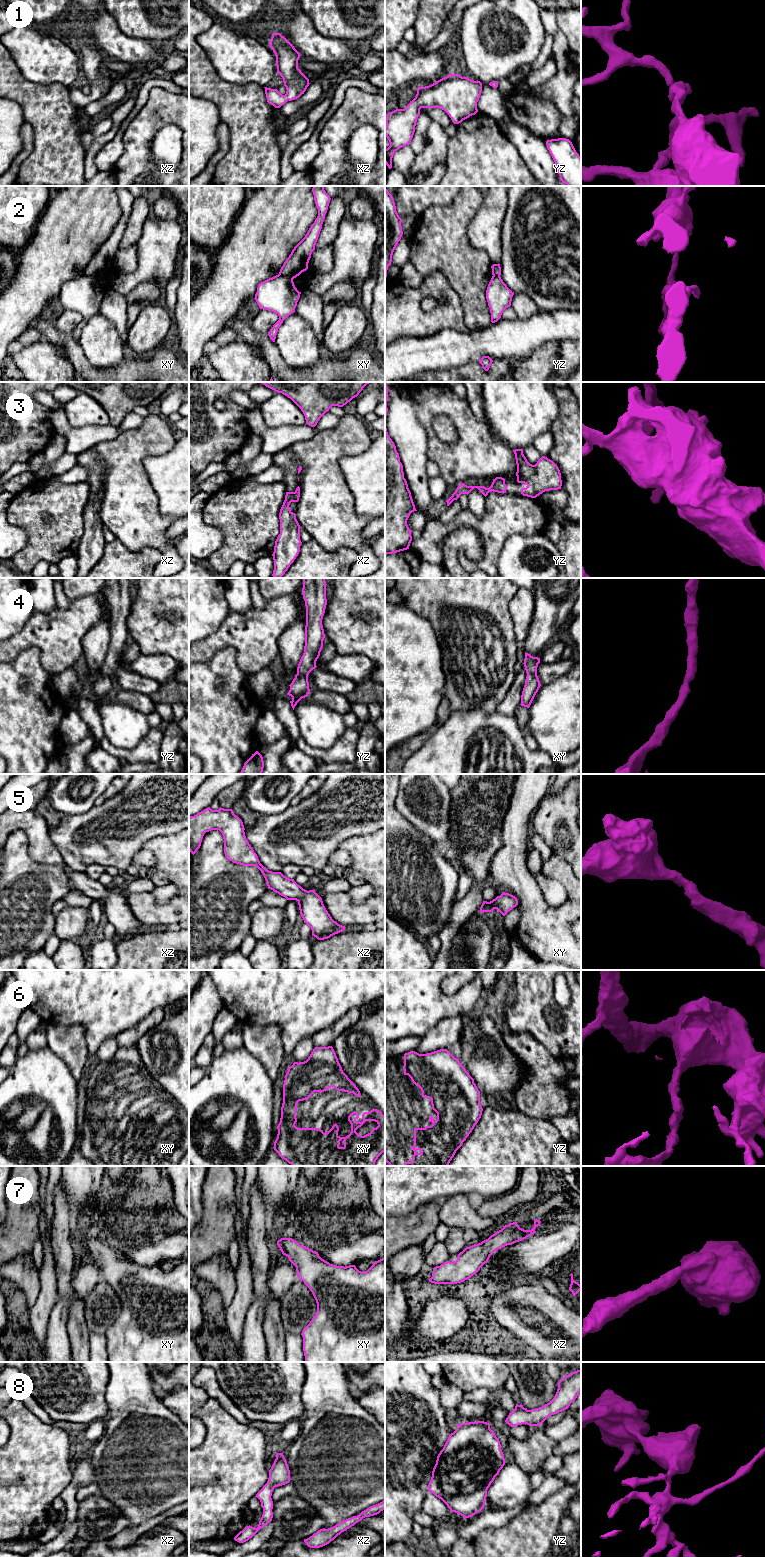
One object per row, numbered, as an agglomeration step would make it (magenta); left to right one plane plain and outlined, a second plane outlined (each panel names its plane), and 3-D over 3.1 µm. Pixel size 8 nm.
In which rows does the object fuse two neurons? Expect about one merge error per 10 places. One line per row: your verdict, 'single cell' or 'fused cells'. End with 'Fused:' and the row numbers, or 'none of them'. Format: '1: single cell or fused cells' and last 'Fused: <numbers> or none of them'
1: single cell
2: fused cells
3: single cell
4: single cell
5: single cell
6: single cell
7: single cell
8: single cell
Fused: 2

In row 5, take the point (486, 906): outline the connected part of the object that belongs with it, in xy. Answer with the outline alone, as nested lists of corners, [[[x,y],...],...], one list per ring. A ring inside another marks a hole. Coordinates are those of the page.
[[[503,892],[500,896],[497,896],[490,902],[483,901],[480,907],[480,913],[493,912],[497,909],[503,916],[505,916],[510,910],[518,905],[518,900],[515,896]]]

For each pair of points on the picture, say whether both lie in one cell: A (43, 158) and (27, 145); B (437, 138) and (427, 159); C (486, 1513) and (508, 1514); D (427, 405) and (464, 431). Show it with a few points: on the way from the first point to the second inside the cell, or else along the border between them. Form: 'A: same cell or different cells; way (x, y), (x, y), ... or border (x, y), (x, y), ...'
A: different cells; border (32, 126), (33, 149), (19, 169)
B: same cell; way (437, 143), (432, 154)
C: same cell; way (491, 1514), (503, 1514)
D: same cell; way (438, 405), (445, 405), (460, 420)

